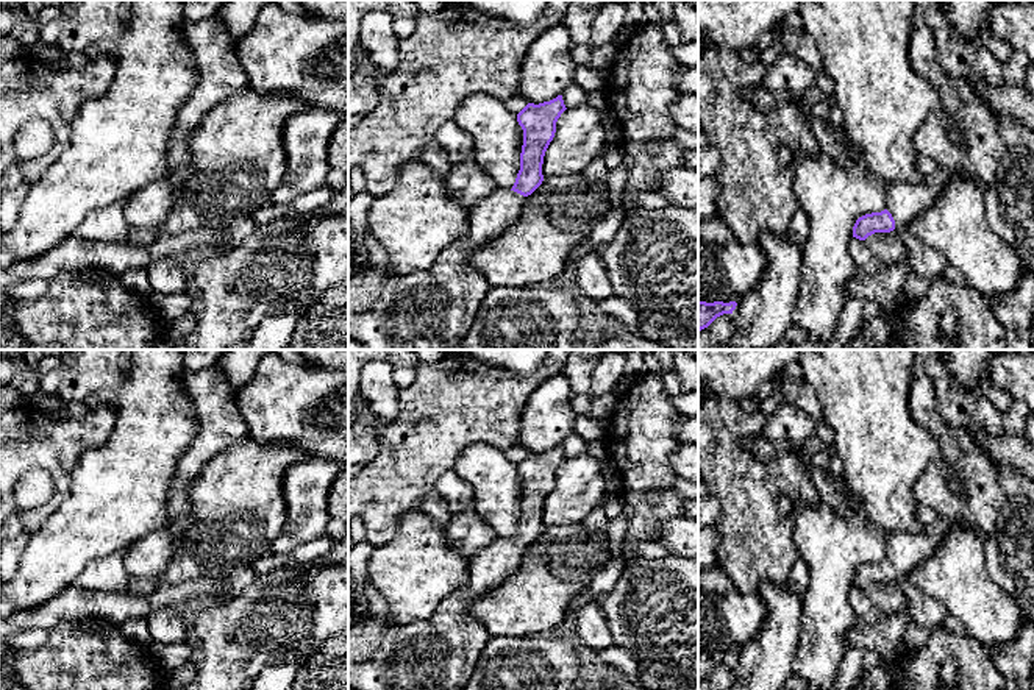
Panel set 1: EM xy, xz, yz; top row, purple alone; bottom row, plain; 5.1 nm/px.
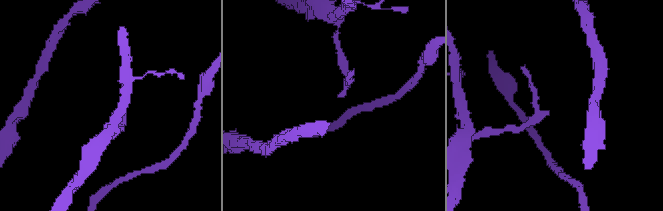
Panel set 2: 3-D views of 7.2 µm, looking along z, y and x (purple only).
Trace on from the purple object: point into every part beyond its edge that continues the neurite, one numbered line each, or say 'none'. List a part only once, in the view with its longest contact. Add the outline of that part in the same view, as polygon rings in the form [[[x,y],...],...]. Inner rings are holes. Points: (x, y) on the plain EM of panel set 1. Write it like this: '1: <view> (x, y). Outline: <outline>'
1: yz (905, 551). Outline: [[[939,517],[936,523],[926,525],[922,532],[892,534],[889,539],[886,559],[895,570],[895,579],[907,579],[909,573],[939,548],[945,534],[954,526],[970,529],[970,526],[964,520],[948,520]]]

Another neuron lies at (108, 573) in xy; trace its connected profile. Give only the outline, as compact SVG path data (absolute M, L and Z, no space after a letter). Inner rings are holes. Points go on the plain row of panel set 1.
M119 551L91 562L75 579L73 585L91 592L128 592L131 576L125 568L123 559L125 551Z

